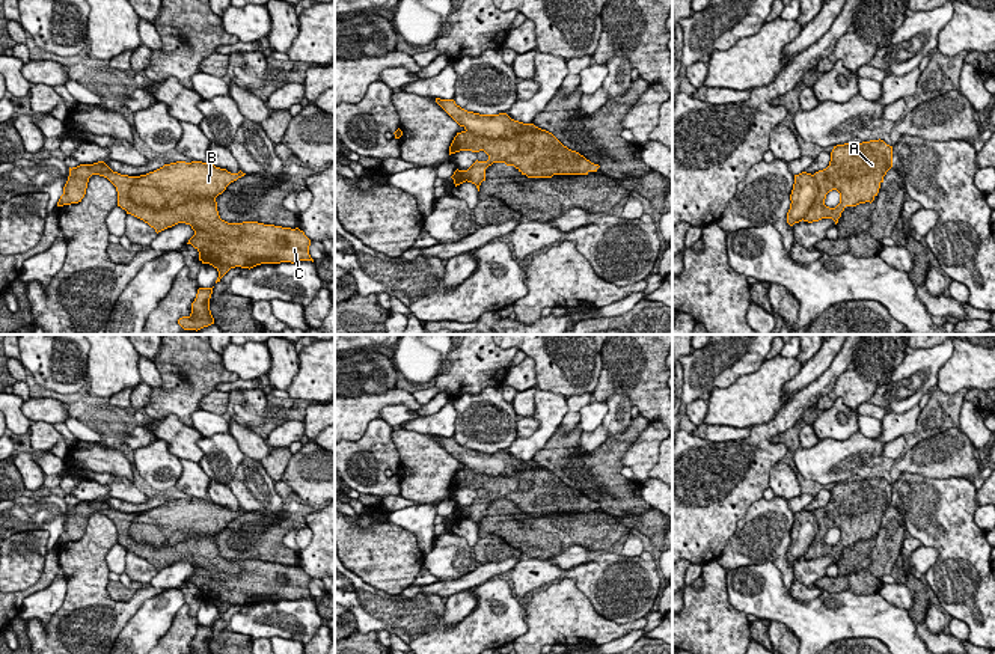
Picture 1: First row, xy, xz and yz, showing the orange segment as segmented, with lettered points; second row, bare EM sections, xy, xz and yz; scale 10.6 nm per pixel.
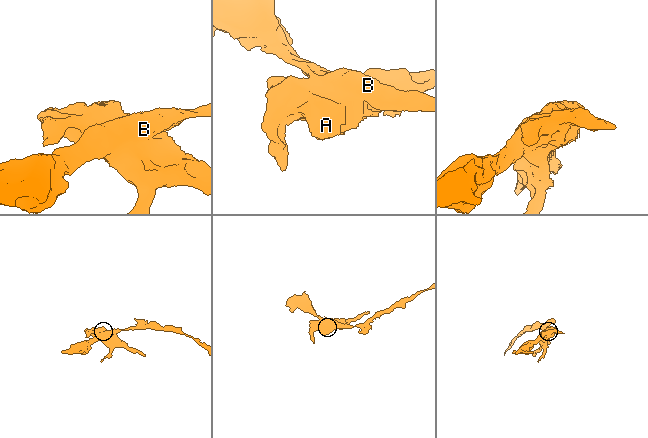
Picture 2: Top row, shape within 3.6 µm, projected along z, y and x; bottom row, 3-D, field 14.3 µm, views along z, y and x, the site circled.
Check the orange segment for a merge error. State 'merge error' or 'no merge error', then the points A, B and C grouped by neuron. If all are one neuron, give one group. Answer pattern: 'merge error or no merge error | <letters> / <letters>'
merge error | A C / B

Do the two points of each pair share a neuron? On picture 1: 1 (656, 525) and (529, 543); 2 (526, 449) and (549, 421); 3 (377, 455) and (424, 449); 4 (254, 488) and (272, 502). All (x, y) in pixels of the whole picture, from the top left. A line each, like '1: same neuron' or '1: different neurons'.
1: same neuron
2: same neuron
3: different neurons
4: same neuron

